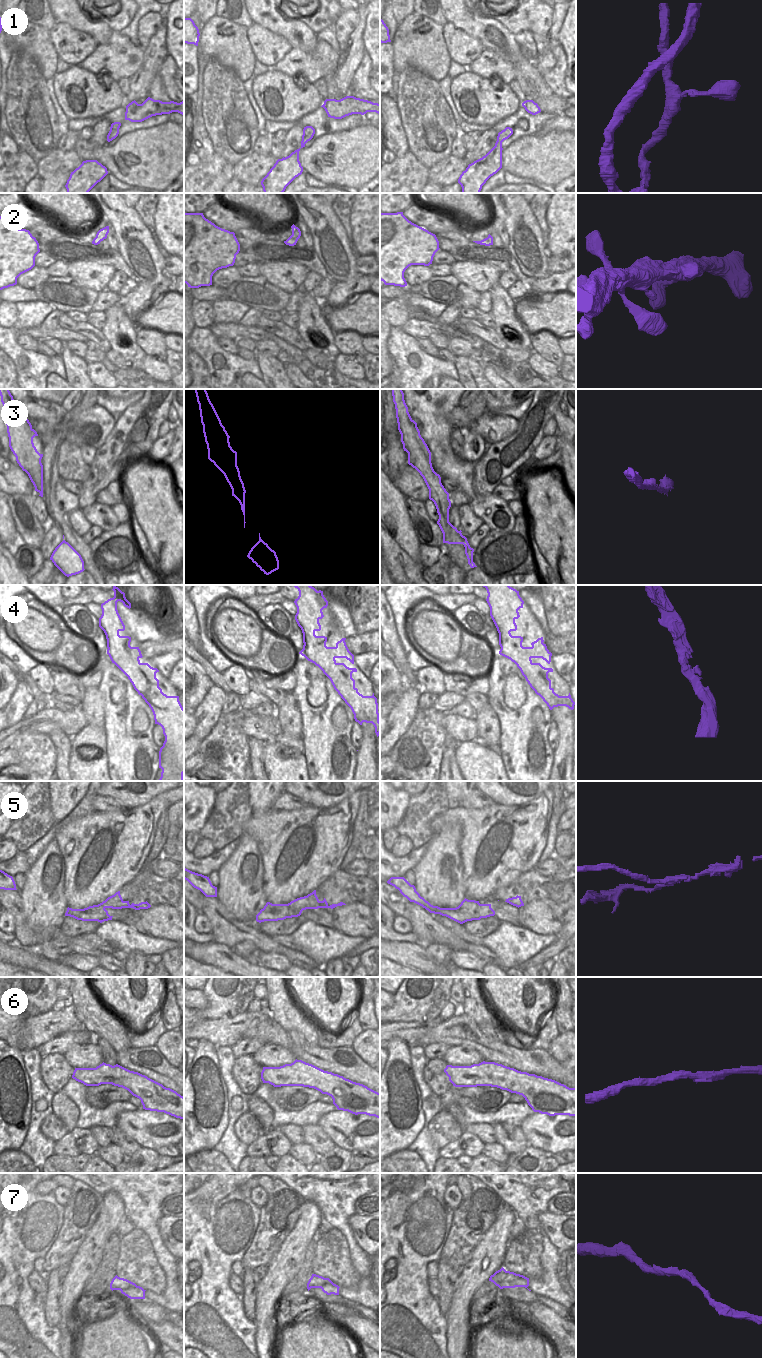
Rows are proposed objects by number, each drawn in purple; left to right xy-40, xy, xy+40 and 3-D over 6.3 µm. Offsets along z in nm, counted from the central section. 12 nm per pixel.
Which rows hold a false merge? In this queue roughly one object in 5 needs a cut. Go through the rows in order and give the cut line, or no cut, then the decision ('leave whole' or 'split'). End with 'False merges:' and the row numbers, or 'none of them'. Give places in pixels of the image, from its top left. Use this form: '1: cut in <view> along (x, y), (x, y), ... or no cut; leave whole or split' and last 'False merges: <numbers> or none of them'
1: no cut; leave whole
2: no cut; leave whole
3: no cut; leave whole
4: no cut; leave whole
5: cut in xy along (286, 904), (305, 909); split
6: no cut; leave whole
7: no cut; leave whole
False merges: 5

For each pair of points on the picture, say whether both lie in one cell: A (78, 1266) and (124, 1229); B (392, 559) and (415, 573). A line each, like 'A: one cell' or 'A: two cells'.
A: two cells
B: one cell

